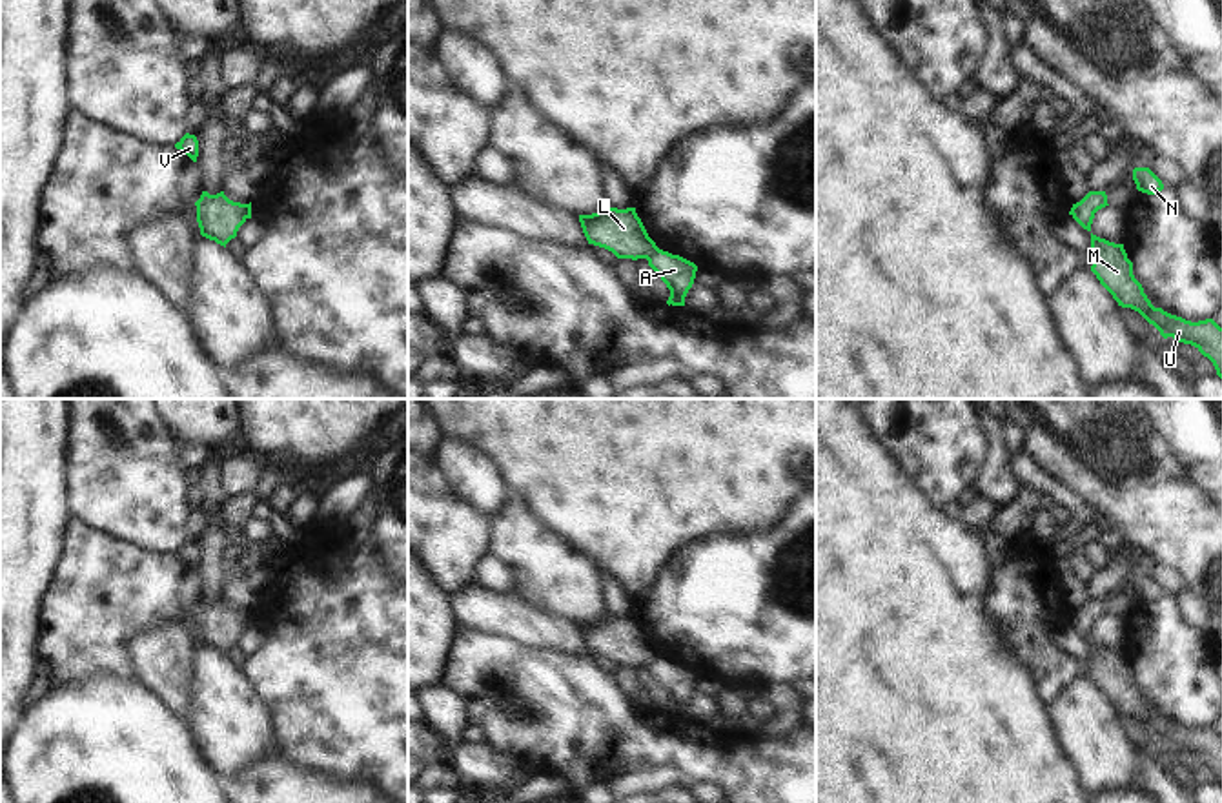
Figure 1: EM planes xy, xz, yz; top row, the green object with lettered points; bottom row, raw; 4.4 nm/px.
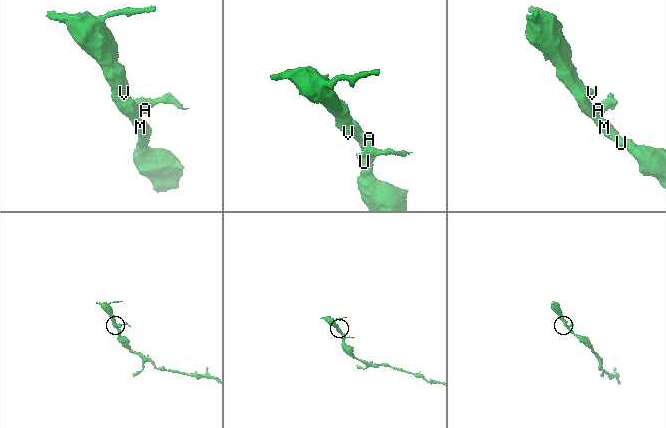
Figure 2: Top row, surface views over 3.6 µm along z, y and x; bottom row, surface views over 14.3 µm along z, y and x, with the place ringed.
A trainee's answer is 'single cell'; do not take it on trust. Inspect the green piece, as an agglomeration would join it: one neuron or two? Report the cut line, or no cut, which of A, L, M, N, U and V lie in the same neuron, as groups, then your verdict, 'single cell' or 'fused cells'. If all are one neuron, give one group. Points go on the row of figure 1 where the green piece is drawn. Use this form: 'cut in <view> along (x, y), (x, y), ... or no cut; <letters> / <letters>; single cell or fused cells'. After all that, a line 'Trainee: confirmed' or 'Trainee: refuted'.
cut in xz along (656, 246), (647, 259); A N / L M U V; fused cells
Trainee: refuted

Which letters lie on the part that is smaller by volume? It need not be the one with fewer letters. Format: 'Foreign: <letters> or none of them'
Foreign: A, N.

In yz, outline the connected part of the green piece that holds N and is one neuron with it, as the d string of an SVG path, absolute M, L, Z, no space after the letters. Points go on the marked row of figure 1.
M1135 168L1133 180L1136 189L1147 195L1155 195L1164 189L1162 180L1149 168Z

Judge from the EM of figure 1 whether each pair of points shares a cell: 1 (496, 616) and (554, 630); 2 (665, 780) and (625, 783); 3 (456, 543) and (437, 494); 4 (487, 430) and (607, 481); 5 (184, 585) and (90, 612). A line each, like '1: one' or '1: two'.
1: one
2: one
3: one
4: one
5: one

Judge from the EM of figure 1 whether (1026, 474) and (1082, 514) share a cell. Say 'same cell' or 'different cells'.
same cell

